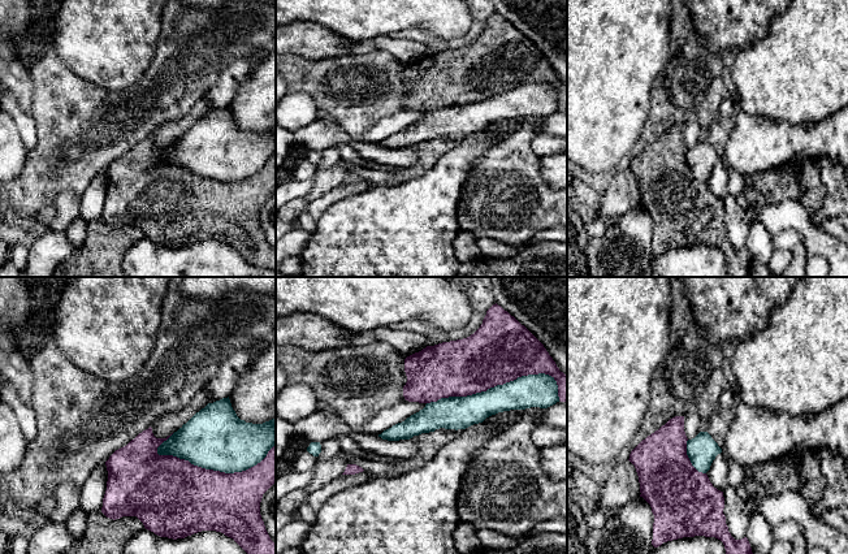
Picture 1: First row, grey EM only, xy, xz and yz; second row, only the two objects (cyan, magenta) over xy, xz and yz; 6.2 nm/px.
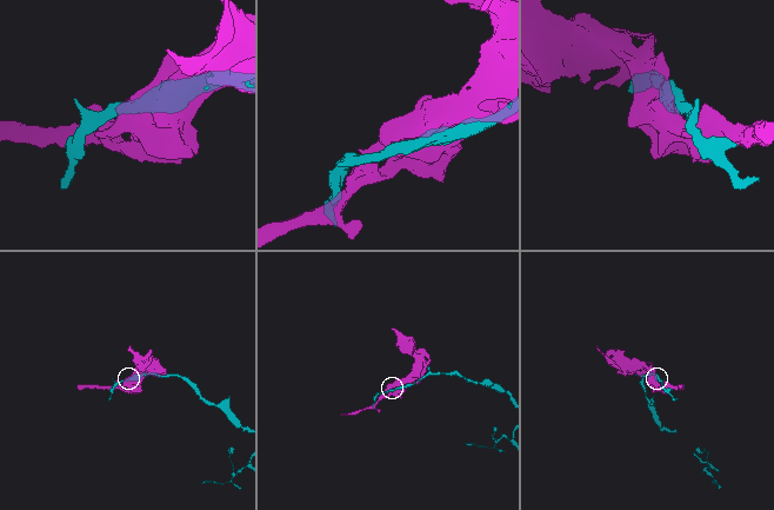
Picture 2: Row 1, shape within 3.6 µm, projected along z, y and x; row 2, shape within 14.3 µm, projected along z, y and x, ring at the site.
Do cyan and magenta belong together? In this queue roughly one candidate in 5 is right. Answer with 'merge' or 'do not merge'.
do not merge

